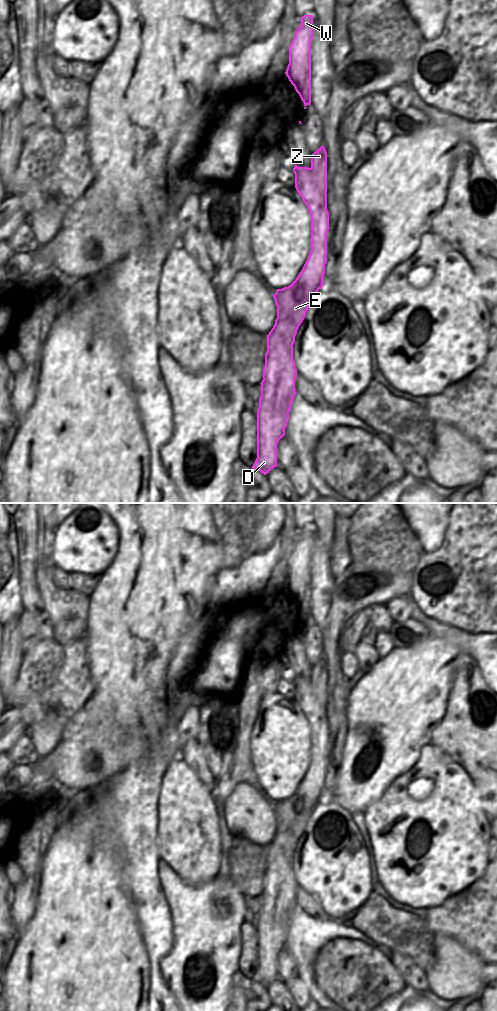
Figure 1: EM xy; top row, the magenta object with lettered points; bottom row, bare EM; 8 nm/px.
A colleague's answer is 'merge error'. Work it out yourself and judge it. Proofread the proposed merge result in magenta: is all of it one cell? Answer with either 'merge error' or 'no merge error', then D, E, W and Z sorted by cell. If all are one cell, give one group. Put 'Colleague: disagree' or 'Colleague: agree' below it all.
merge error; D E W / Z
Colleague: agree

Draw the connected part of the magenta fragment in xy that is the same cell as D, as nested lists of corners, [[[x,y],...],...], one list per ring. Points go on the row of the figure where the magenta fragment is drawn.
[[[295,164],[293,172],[295,188],[311,216],[311,250],[297,278],[288,287],[277,289],[273,295],[277,318],[267,335],[267,352],[256,416],[257,458],[251,467],[264,475],[277,466],[277,444],[285,435],[289,410],[297,393],[293,344],[313,298],[323,287],[327,262],[327,194],[317,190],[310,168]]]

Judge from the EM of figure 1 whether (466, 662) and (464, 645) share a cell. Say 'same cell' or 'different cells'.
different cells

